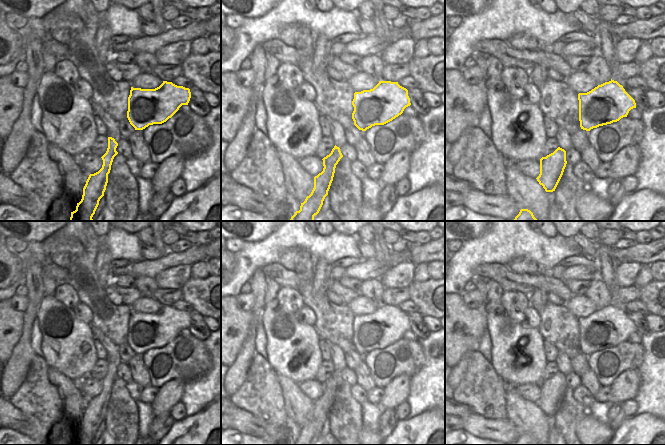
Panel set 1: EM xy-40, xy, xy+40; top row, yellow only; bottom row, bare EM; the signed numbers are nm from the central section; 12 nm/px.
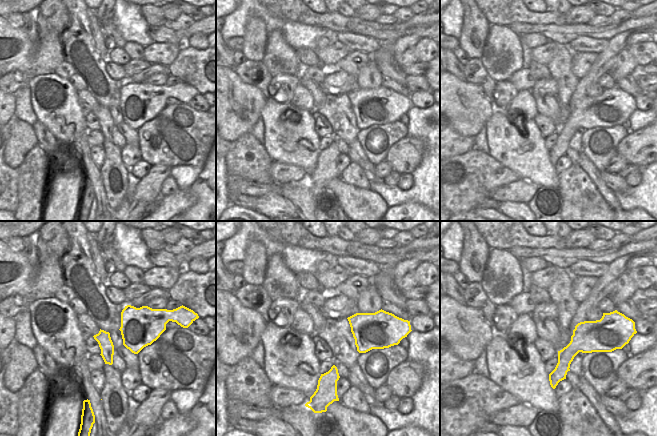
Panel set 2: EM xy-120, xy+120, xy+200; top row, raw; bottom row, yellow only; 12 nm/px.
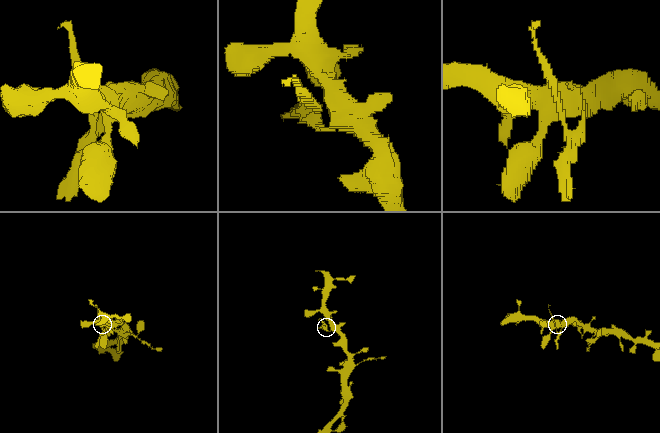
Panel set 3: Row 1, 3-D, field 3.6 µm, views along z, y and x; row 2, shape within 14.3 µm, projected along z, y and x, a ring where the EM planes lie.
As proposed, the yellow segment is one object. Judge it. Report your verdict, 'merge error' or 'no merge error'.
merge error

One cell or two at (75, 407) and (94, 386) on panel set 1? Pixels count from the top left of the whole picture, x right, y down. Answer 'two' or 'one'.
two

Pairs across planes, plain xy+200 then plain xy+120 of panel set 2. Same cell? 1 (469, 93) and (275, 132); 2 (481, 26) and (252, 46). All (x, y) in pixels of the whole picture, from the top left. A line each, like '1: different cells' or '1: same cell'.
1: different cells
2: same cell

